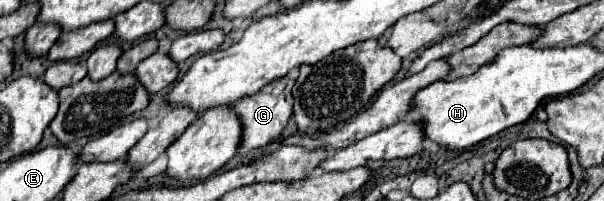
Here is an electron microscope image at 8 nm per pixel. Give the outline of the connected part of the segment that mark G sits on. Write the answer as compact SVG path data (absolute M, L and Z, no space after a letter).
M285 75L283 79L275 79L275 83L267 83L267 87L263 87L259 95L247 95L247 99L239 99L239 103L235 103L235 111L239 113L243 123L243 141L239 147L241 155L263 149L271 141L279 139L283 127L287 125L293 113L293 93L291 93L293 85L295 85L295 77Z

